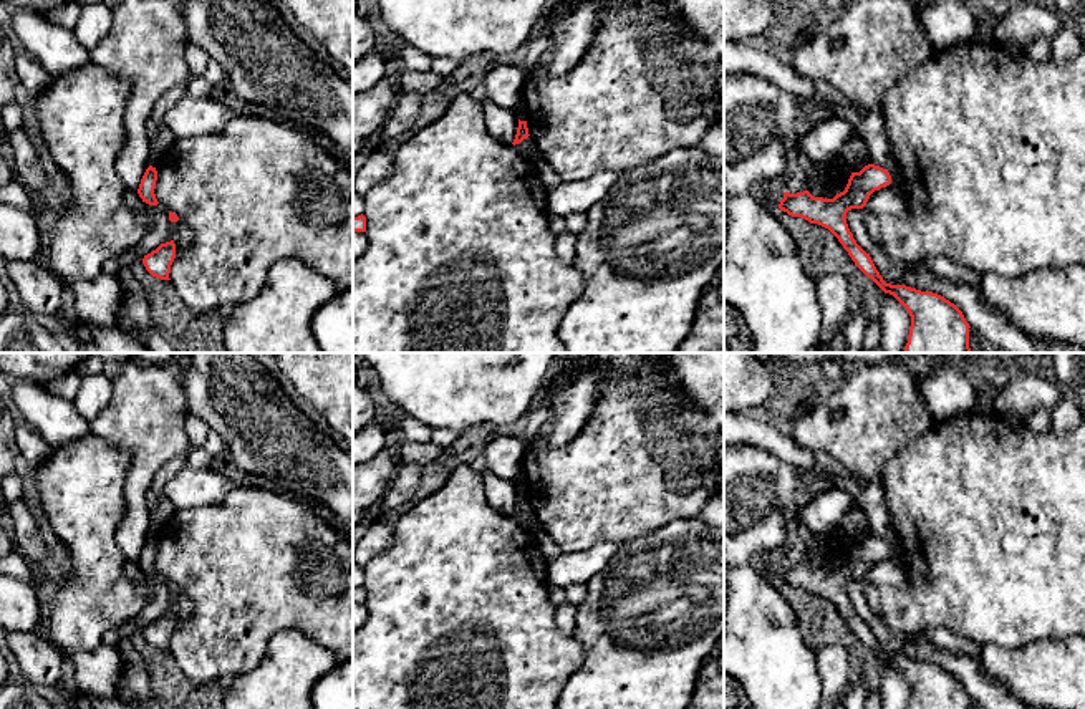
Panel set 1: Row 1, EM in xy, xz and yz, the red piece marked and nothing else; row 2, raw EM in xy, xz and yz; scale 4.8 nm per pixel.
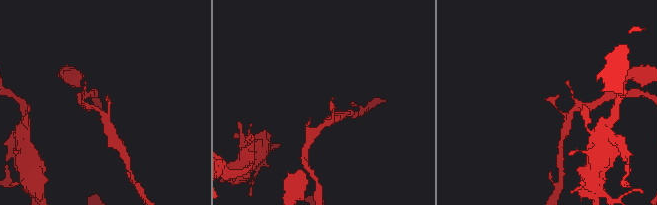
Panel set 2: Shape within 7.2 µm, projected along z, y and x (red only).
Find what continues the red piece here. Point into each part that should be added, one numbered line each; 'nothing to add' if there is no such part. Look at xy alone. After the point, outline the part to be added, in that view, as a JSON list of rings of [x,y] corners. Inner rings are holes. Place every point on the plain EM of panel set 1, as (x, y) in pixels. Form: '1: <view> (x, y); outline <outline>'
nothing to add

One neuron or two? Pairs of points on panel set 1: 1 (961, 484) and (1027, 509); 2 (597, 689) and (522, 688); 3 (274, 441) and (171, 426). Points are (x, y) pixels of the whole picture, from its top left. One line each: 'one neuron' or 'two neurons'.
1: one neuron
2: two neurons
3: two neurons

